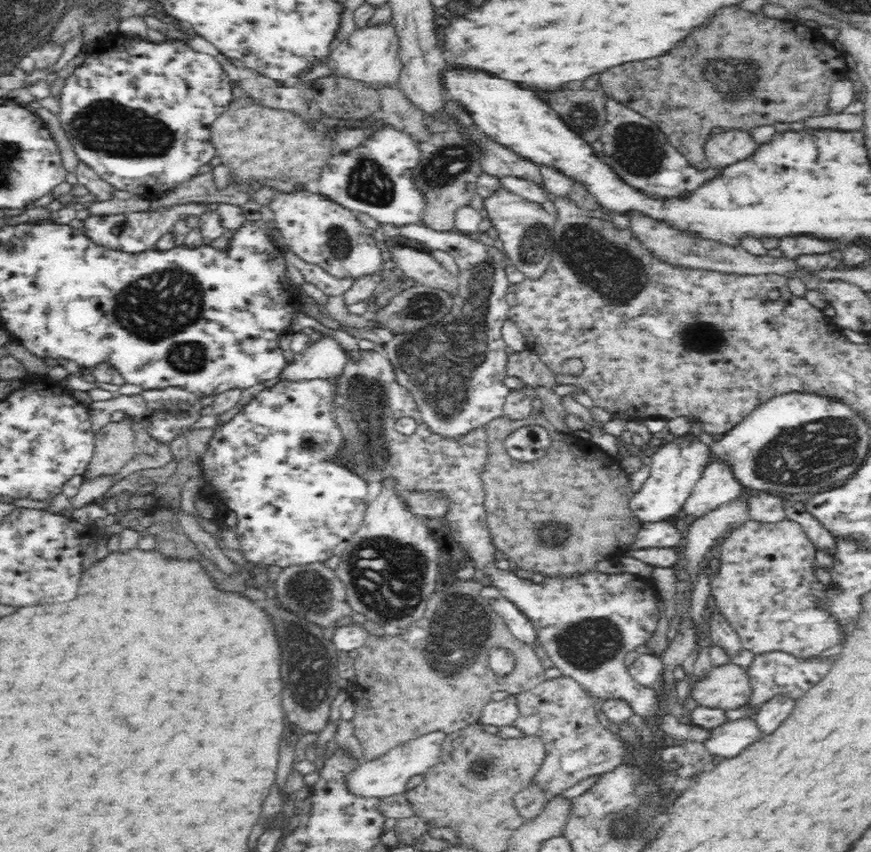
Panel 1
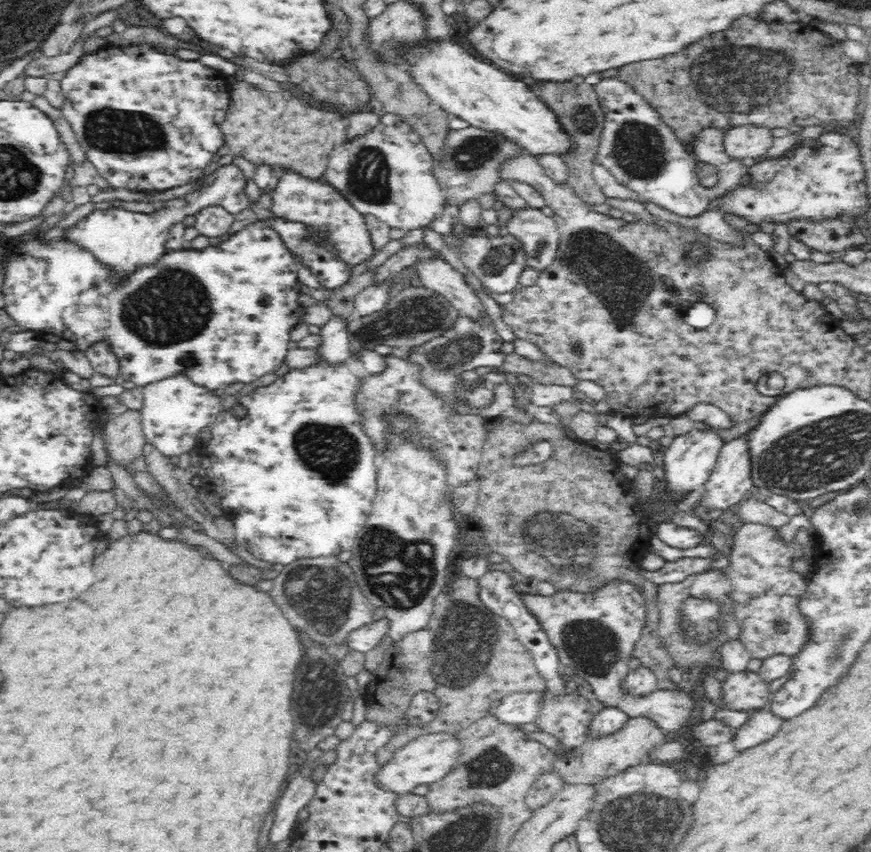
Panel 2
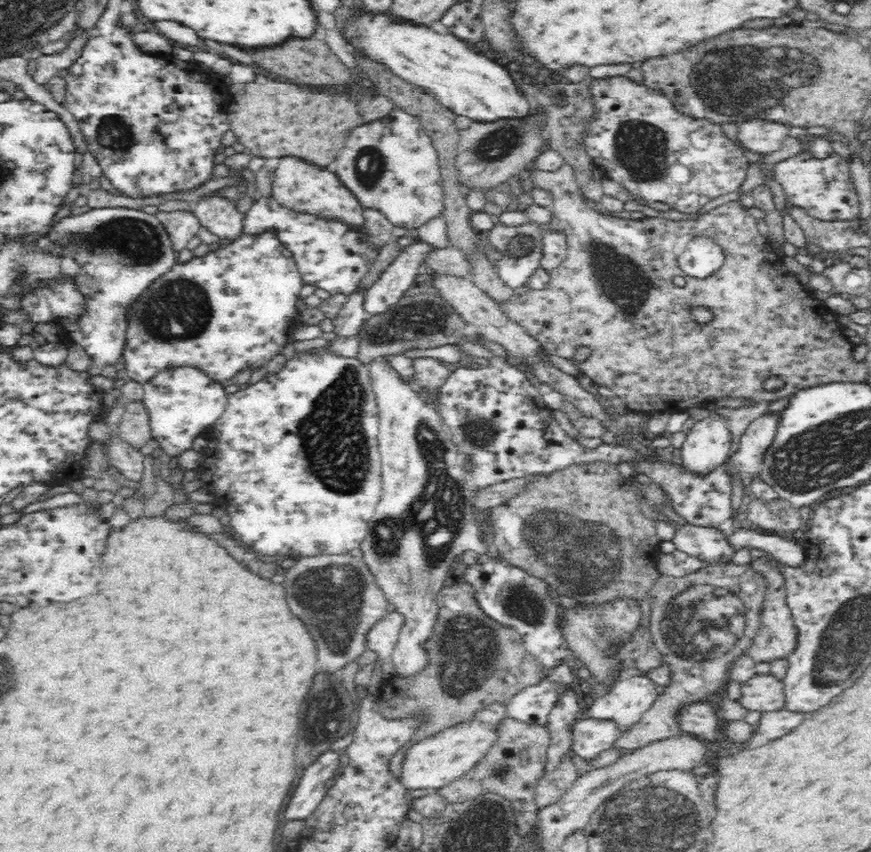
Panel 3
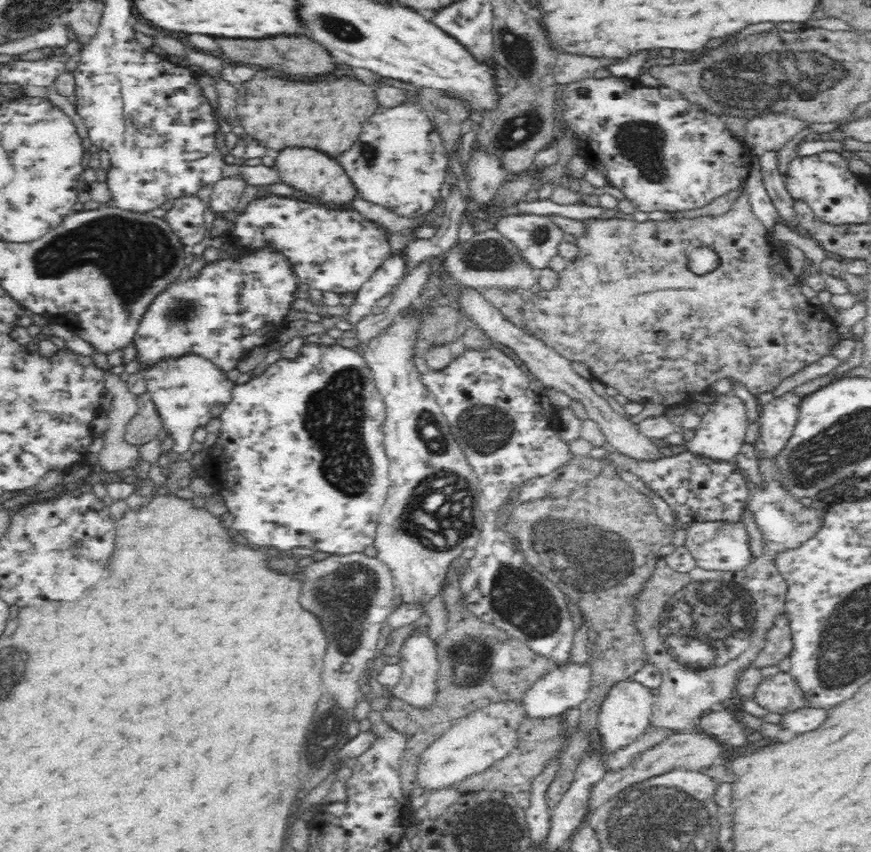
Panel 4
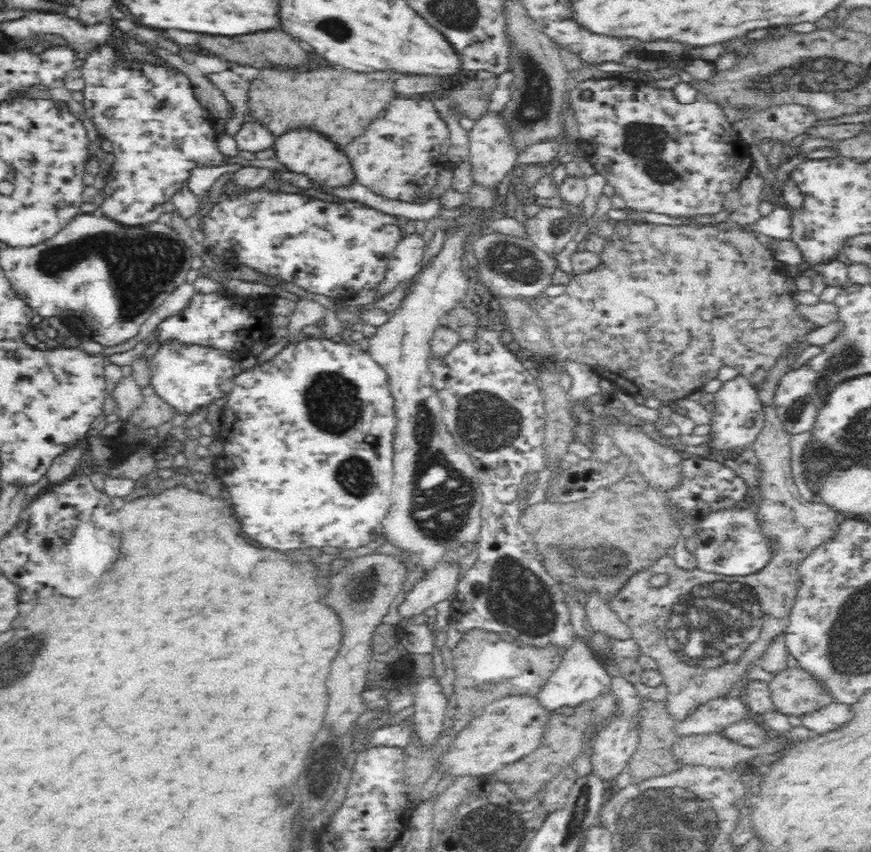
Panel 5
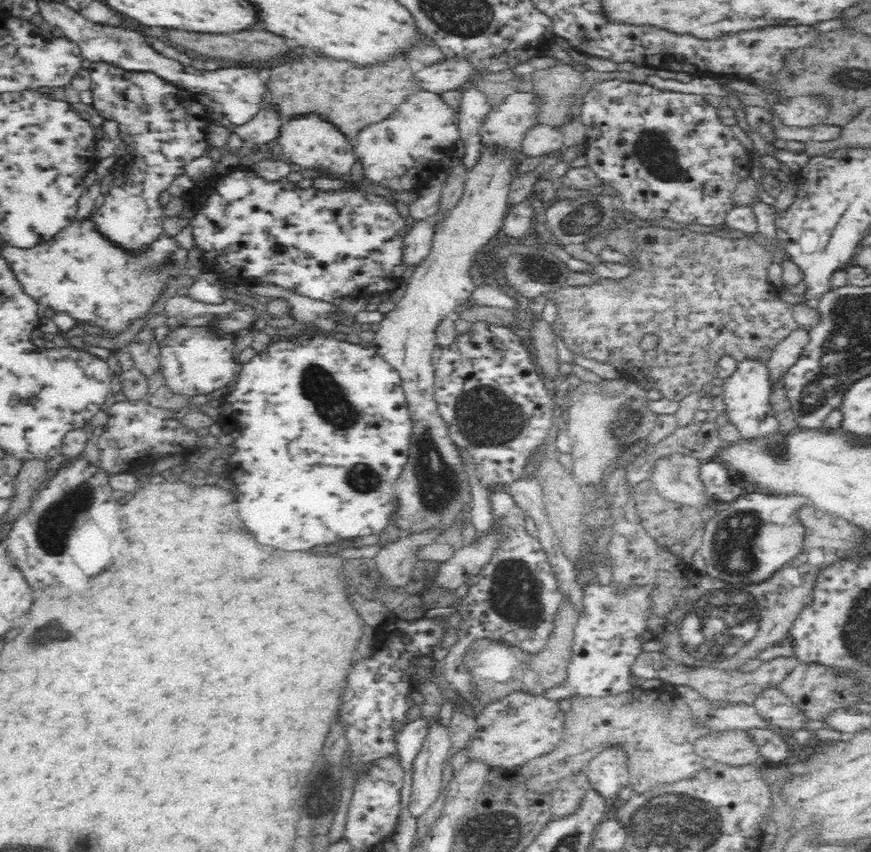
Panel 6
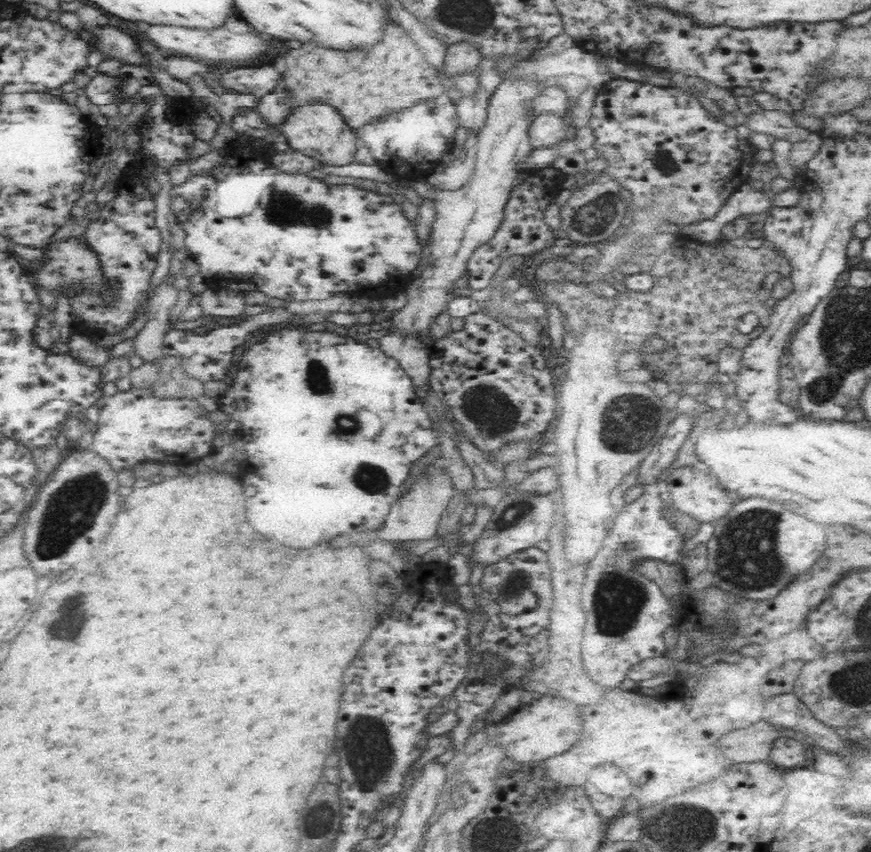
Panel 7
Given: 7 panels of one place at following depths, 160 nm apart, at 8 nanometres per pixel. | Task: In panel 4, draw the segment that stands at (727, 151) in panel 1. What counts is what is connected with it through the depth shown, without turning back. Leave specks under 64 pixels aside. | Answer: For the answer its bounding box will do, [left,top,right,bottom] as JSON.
[744,112,807,151]

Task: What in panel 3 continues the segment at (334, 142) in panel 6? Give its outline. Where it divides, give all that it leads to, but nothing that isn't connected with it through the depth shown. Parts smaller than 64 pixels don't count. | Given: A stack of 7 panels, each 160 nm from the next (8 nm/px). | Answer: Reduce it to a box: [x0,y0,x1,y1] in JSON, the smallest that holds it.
[272,156,364,226]

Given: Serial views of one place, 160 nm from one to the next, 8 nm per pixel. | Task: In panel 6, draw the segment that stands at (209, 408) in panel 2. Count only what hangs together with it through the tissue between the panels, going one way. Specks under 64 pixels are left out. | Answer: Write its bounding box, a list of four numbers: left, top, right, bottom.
[159,322,244,396]

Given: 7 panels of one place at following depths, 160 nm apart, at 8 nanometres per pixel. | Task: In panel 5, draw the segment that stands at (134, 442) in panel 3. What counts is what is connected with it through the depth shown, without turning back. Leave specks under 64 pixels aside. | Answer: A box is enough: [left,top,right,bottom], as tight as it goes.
[127,382,176,431]

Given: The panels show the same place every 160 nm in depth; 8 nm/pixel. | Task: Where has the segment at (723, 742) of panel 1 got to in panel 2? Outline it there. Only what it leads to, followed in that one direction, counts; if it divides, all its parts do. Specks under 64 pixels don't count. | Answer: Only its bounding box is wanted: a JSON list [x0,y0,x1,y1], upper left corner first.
[735,708,784,751]

